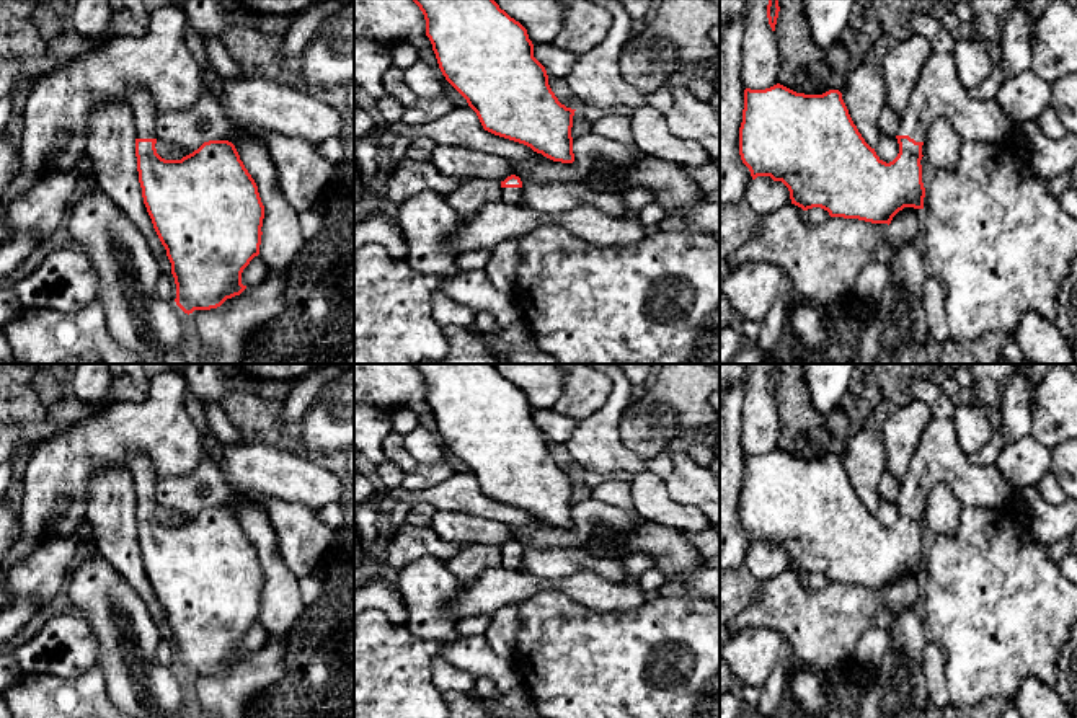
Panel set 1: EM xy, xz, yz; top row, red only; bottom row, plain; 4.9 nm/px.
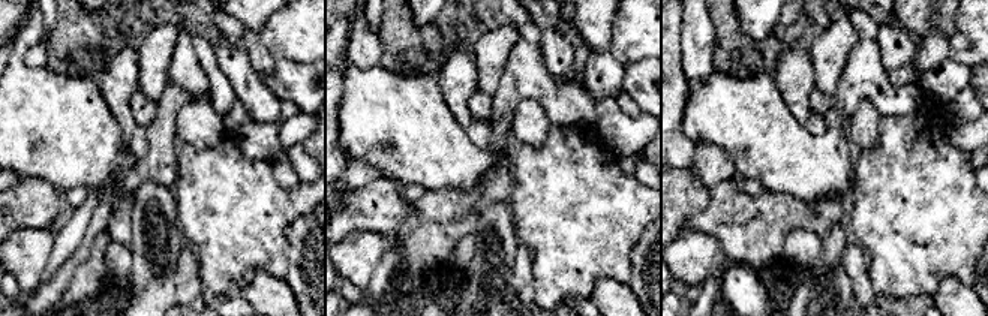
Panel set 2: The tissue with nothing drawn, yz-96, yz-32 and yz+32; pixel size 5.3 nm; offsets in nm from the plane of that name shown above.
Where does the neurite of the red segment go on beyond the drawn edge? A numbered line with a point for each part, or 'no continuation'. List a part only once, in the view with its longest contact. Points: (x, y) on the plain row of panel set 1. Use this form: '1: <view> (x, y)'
1: yz (939, 459)

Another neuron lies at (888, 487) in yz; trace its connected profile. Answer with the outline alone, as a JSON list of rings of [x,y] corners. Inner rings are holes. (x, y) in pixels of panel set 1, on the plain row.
[[[886,472],[878,483],[881,501],[896,503],[901,493],[901,486],[902,480],[898,480]]]

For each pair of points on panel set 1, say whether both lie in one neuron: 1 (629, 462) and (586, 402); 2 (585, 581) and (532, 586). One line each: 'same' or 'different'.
1: different
2: same

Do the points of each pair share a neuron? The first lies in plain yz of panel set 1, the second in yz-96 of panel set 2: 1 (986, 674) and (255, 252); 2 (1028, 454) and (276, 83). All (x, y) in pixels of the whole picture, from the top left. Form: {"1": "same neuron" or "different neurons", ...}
{"1": "same neuron", "2": "different neurons"}

